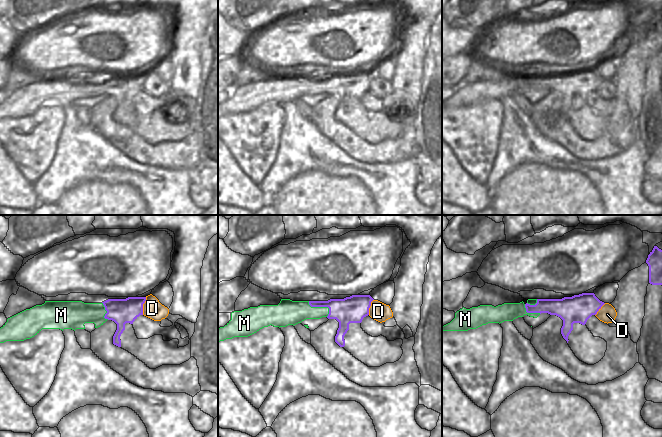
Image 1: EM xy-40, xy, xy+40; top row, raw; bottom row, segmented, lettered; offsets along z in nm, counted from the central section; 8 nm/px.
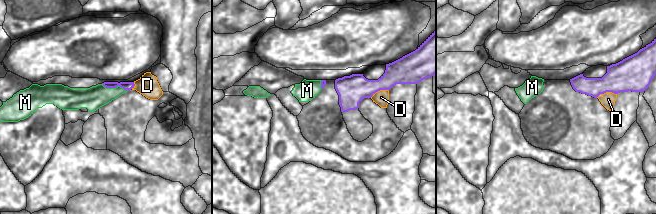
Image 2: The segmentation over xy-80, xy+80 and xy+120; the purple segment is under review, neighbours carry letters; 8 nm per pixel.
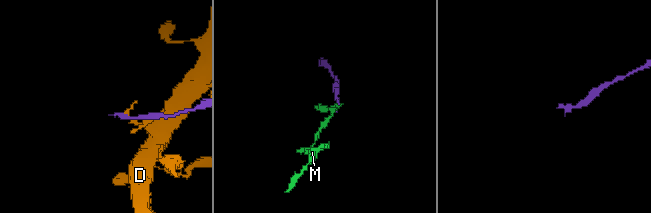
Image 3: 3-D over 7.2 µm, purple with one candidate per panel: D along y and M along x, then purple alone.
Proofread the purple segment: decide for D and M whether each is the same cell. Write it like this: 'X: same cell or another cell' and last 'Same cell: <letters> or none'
D: another cell
M: same cell
Same cell: M

